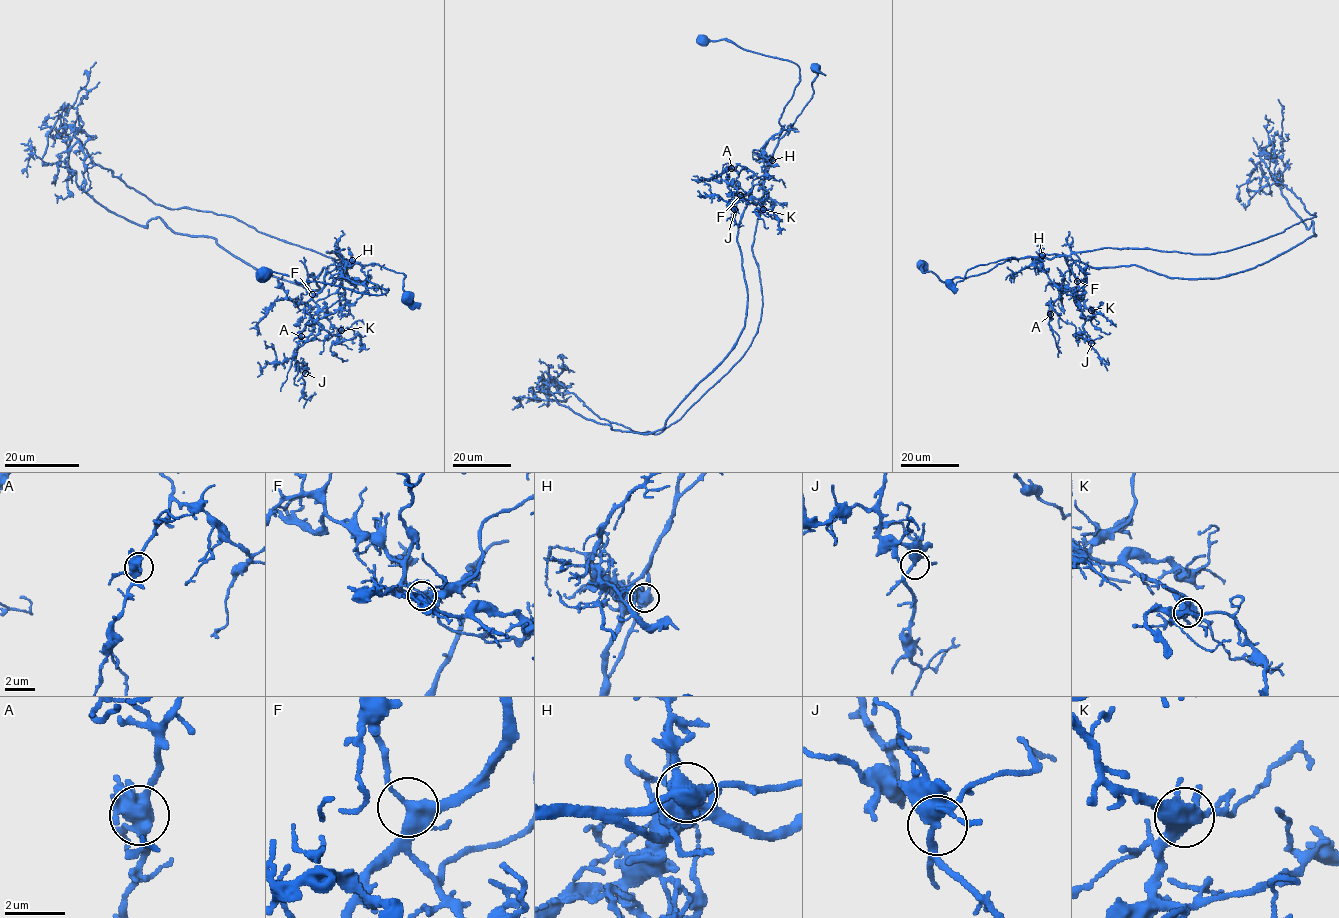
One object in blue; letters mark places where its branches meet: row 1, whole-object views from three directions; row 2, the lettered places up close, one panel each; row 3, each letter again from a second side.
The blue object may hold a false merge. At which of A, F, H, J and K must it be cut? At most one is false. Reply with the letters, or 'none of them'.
H

